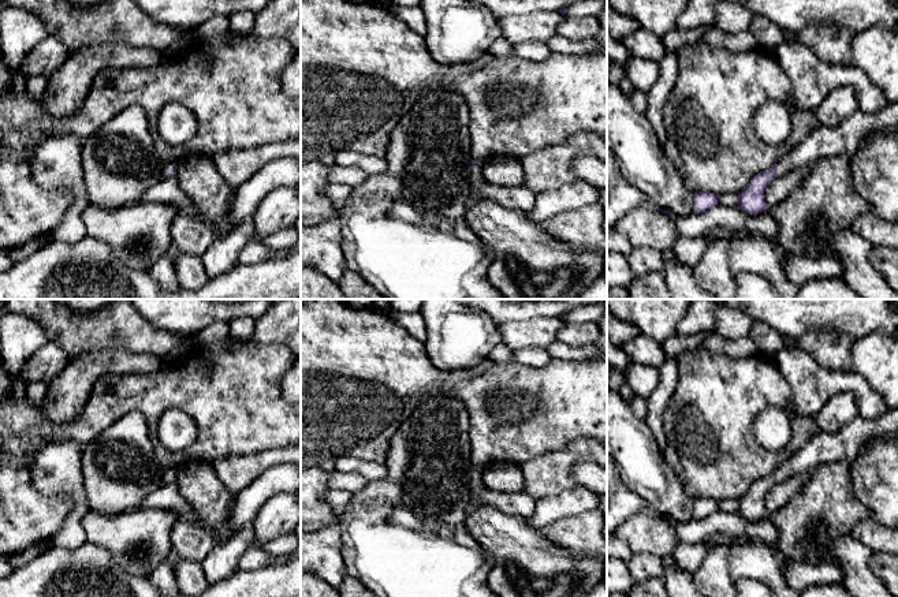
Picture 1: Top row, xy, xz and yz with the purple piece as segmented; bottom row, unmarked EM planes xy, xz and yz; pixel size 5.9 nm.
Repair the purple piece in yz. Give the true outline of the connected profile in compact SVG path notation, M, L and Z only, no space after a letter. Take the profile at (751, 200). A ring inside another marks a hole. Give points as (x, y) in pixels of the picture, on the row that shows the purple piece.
M898 101L888 102L876 113L857 109L834 128L819 126L778 164L750 179L746 187L738 193L738 209L746 214L764 212L768 208L764 191L778 176L793 169L808 169L823 157L853 154L871 135L887 134L893 130L898 130Z

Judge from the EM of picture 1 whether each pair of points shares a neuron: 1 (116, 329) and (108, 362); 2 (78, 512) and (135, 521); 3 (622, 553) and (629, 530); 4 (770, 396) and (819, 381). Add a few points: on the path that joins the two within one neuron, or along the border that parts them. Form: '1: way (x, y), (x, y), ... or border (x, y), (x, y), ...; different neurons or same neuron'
1: border (142, 353), (93, 350), (79, 355); different neurons
2: border (90, 511), (82, 521), (86, 541); different neurons
3: border (621, 538), (633, 553); different neurons
4: border (775, 361), (792, 391), (793, 409), (808, 417); different neurons

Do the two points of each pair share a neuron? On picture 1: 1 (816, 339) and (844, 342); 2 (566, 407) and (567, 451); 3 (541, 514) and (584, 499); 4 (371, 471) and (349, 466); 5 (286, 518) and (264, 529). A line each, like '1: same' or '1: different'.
1: same
2: different
3: same
4: same
5: same

